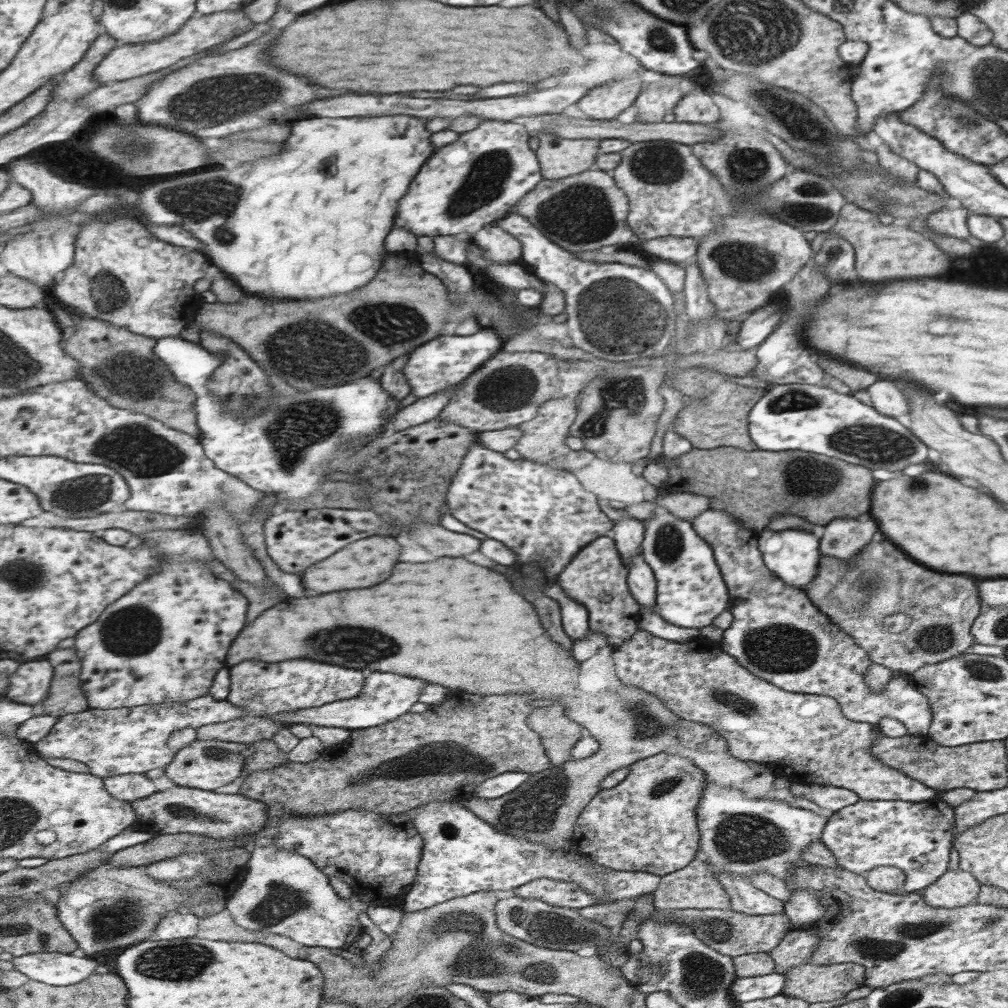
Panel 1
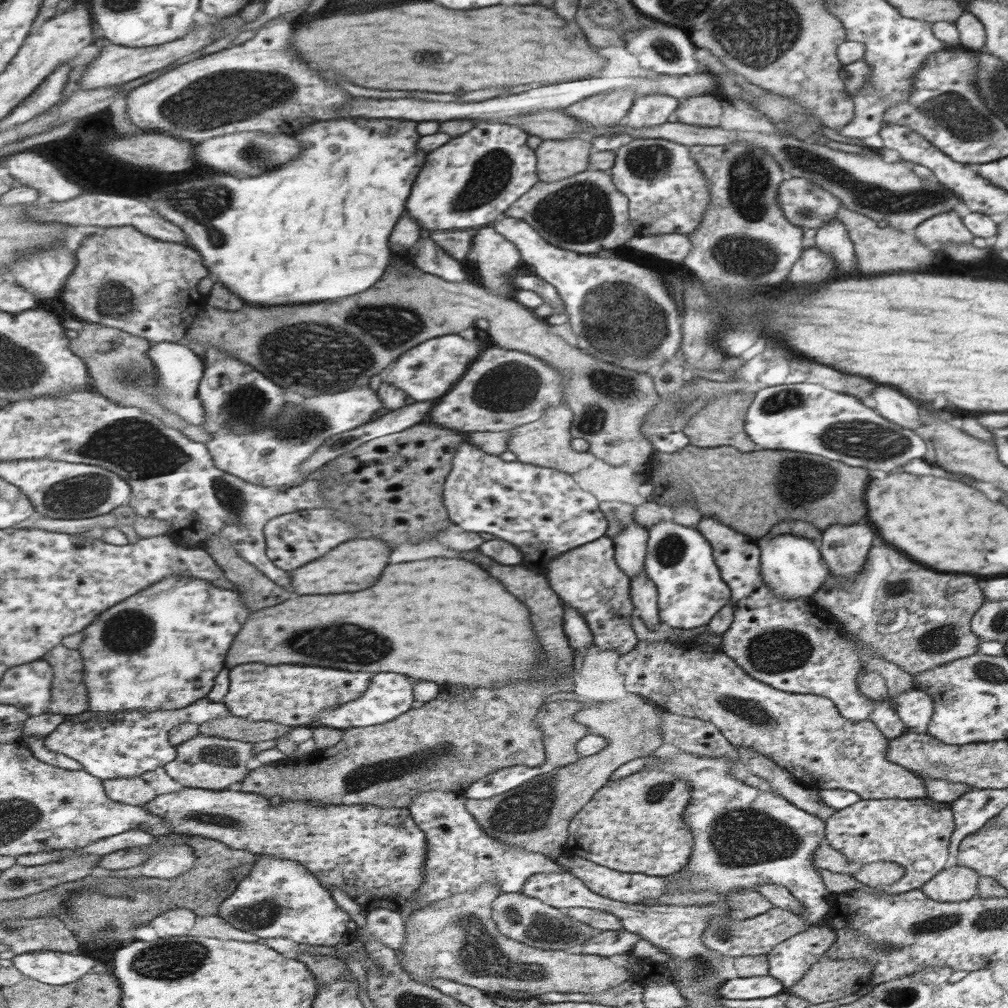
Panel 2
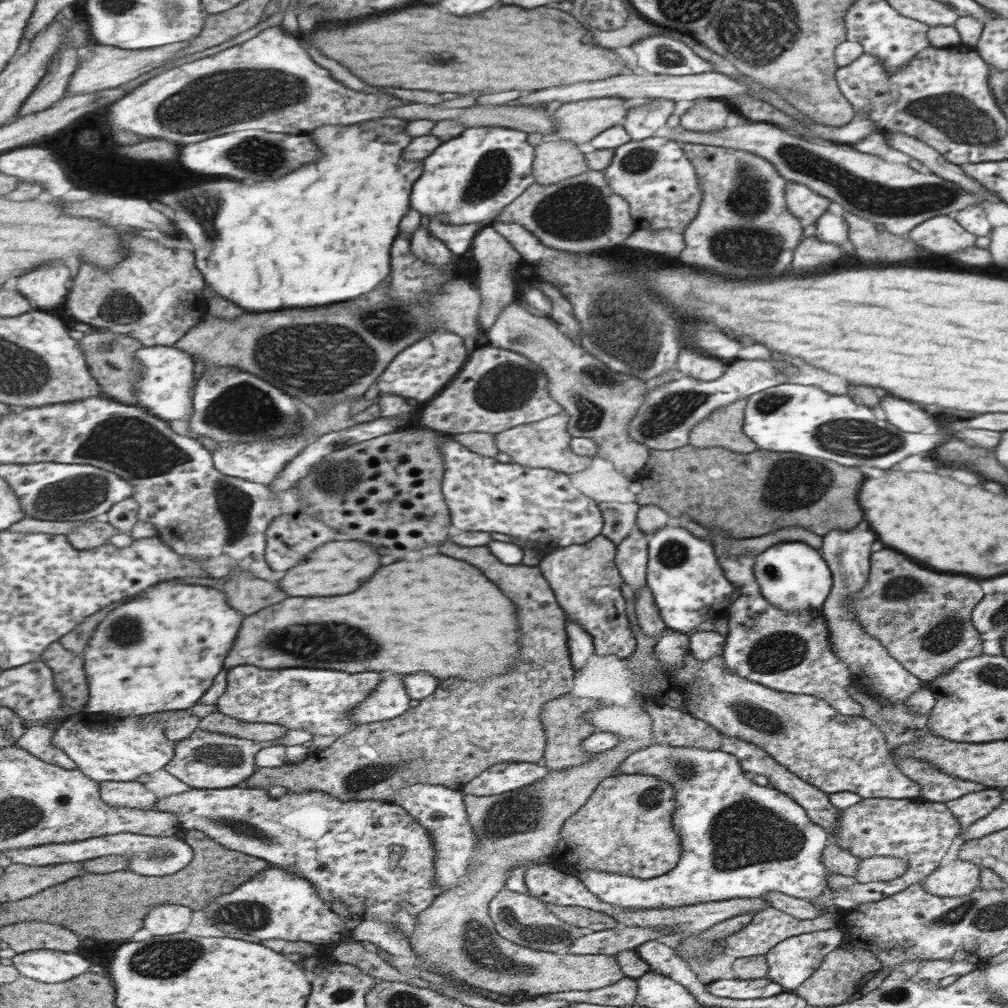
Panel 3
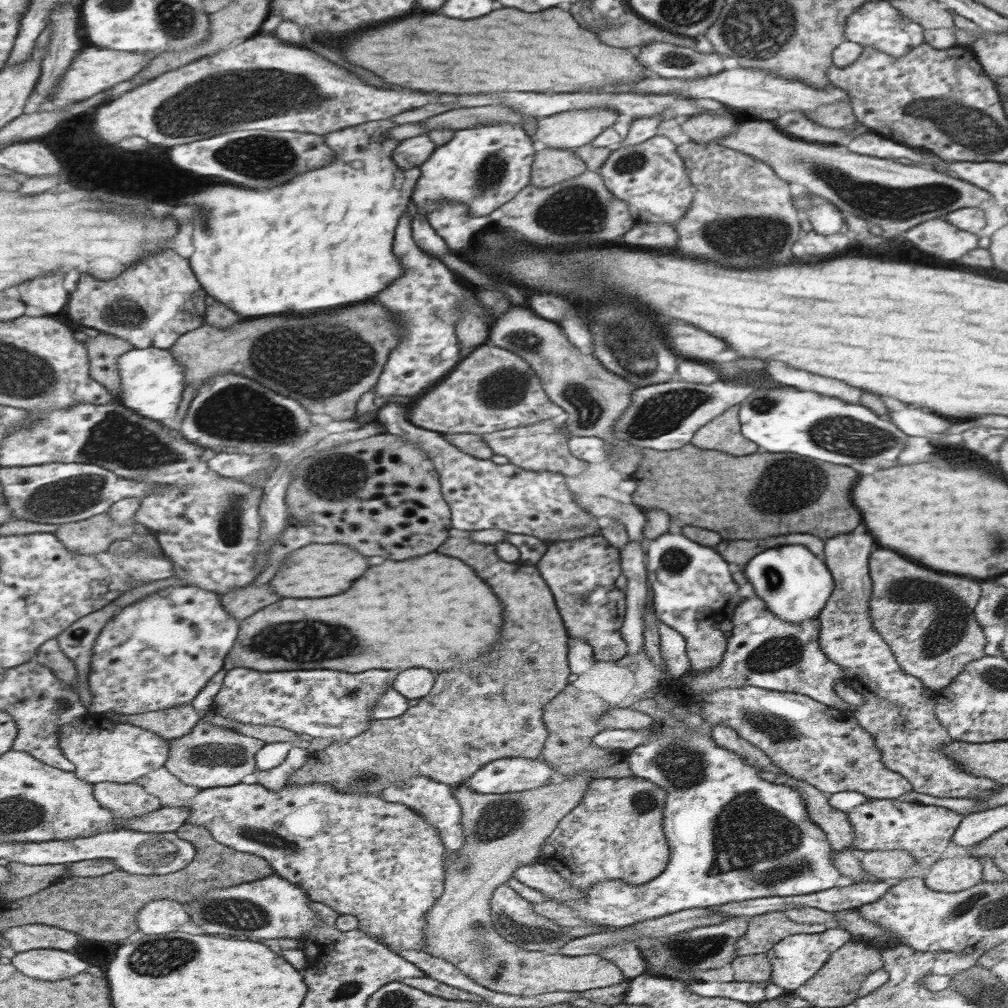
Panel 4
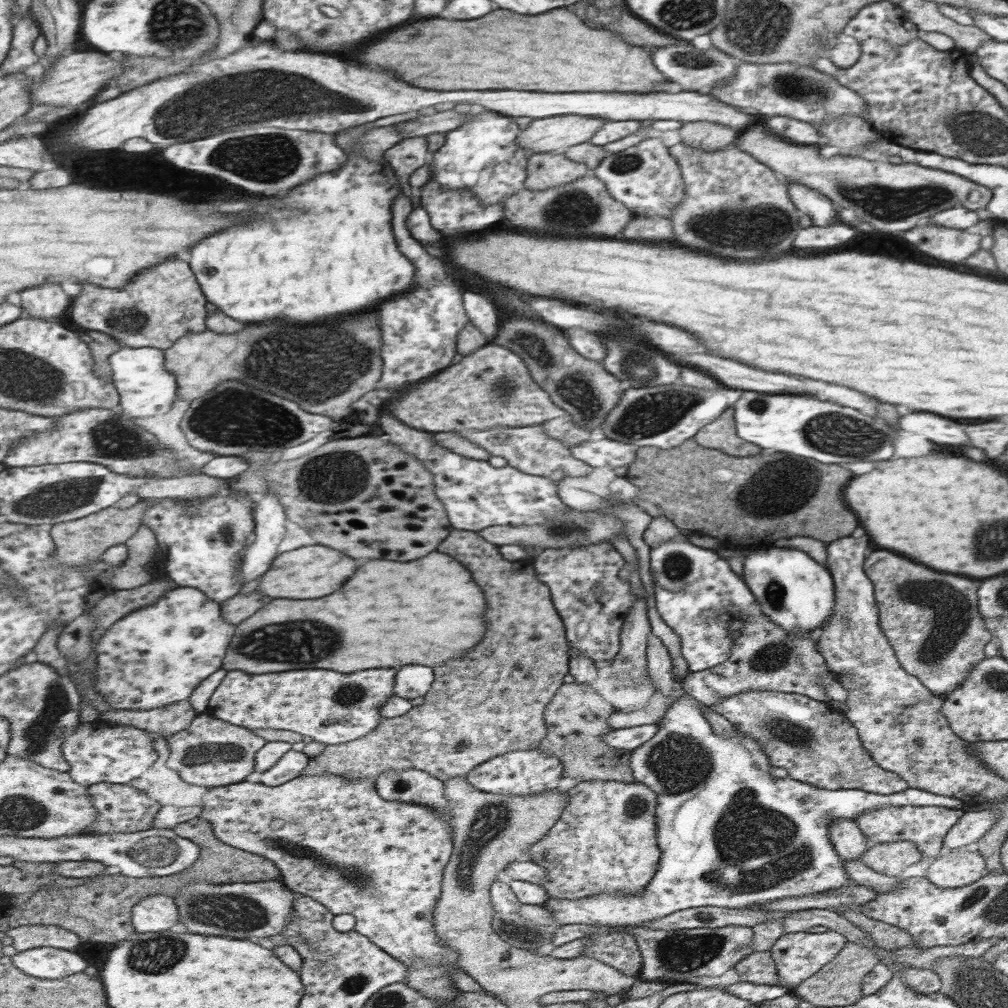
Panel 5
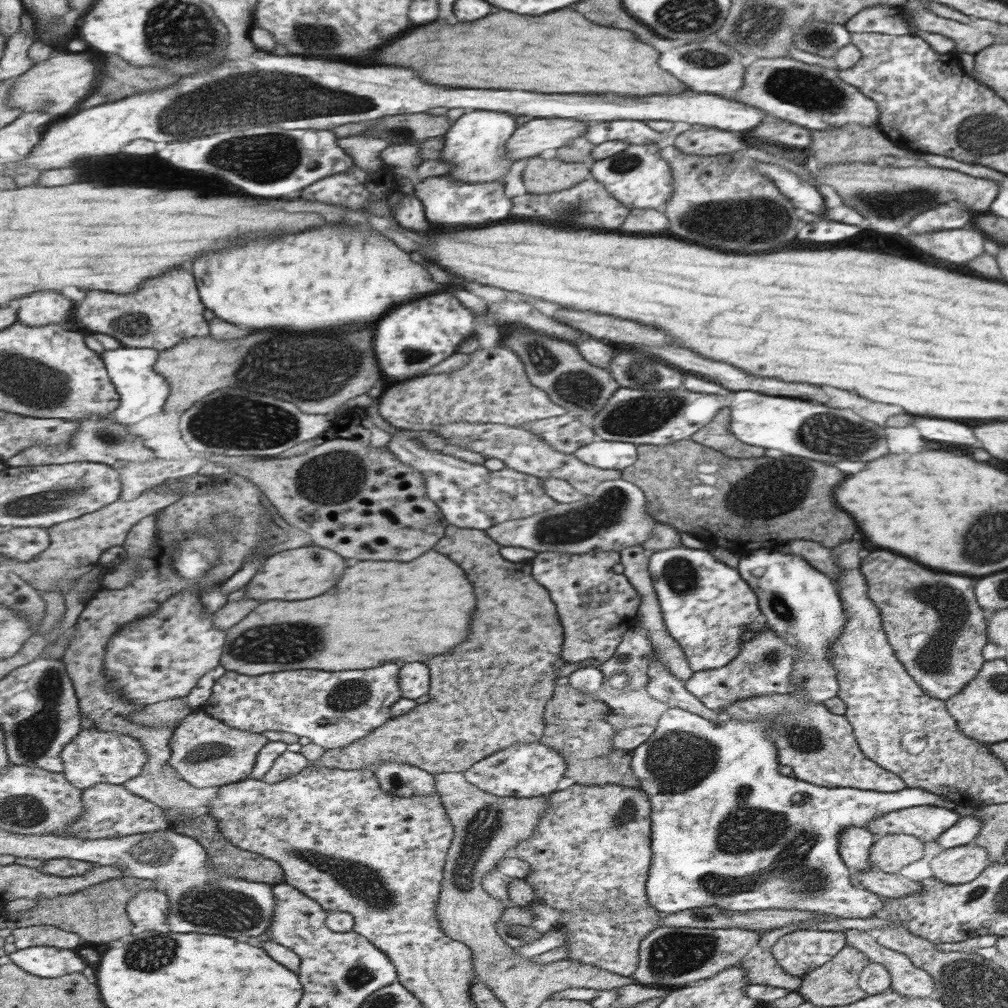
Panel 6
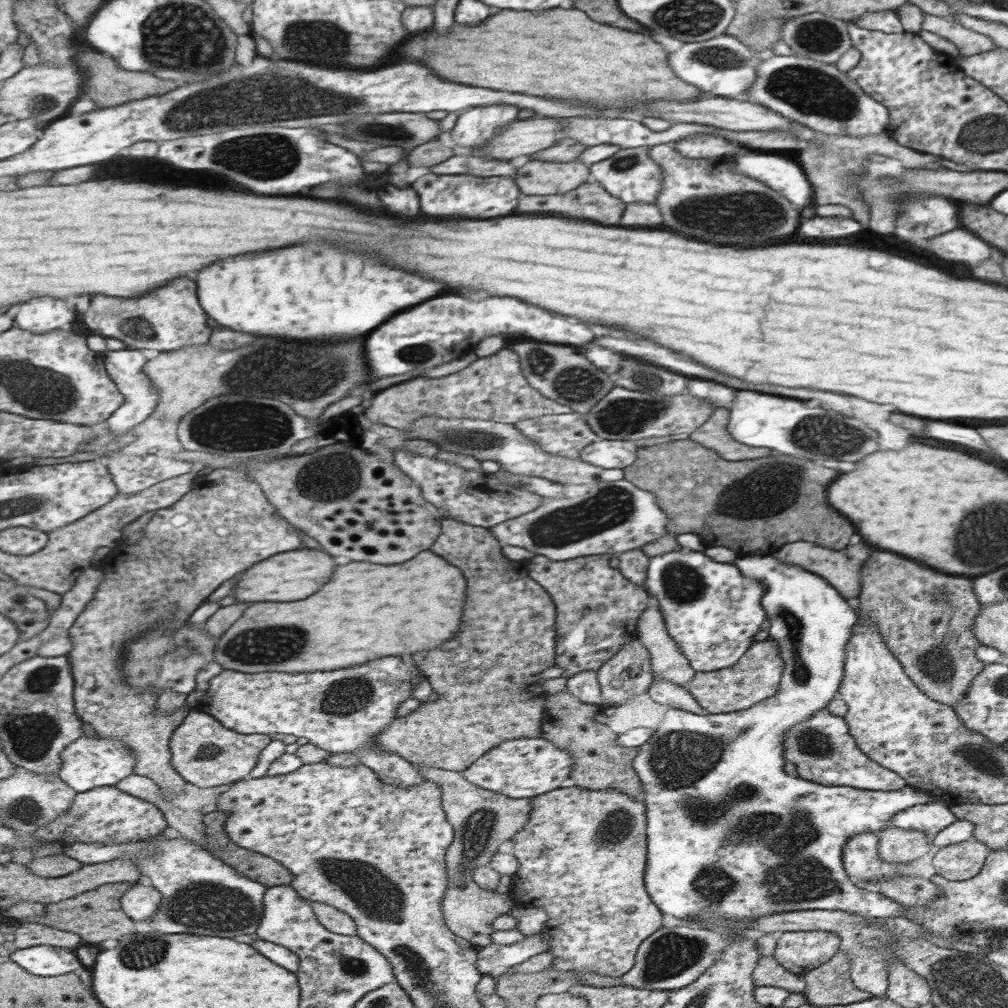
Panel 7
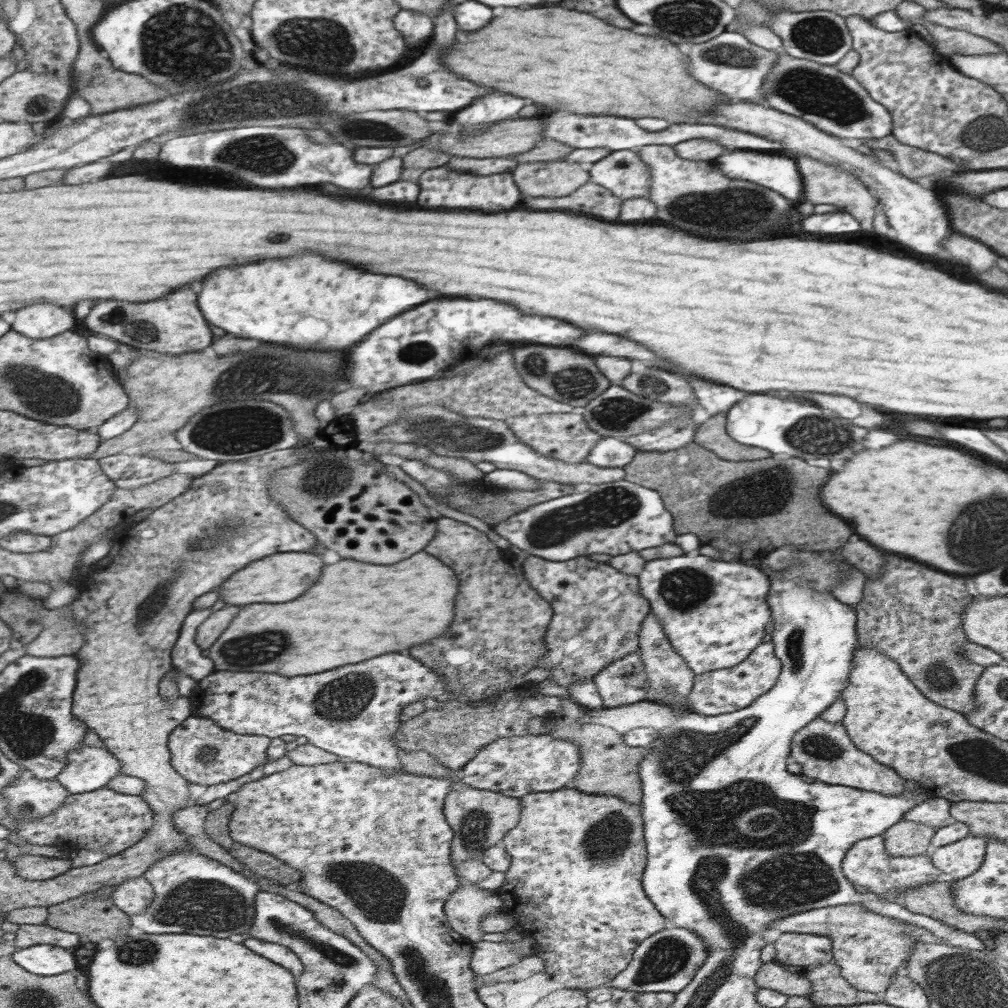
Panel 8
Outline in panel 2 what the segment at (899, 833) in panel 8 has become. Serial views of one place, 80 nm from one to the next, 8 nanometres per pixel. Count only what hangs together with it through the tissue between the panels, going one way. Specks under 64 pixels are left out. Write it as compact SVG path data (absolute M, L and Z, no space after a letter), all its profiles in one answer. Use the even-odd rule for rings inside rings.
M870 862L859 866L852 875L865 889L893 885L903 876L904 870L897 862Z

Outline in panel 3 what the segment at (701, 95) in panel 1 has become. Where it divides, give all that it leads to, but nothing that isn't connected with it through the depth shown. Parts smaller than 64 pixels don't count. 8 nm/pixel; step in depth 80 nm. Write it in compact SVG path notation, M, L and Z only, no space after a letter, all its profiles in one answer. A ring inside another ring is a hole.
M707 99L682 112L678 124L683 130L715 132L725 127L727 115L728 110L723 103L716 99Z

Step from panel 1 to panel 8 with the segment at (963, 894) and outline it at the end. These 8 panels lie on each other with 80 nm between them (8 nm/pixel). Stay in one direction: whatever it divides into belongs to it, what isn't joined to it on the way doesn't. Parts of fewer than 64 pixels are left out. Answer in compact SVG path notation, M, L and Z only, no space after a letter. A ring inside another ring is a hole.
M967 834L965 838L936 847L930 857L943 878L960 881L980 868L986 859L987 840L981 836Z

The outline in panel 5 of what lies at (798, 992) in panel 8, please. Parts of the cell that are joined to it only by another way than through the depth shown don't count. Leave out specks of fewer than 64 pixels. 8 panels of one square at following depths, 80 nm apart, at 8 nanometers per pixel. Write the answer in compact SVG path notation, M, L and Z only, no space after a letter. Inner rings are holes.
M767 950L751 952L740 958L733 967L737 978L743 982L775 985L778 979L775 963Z

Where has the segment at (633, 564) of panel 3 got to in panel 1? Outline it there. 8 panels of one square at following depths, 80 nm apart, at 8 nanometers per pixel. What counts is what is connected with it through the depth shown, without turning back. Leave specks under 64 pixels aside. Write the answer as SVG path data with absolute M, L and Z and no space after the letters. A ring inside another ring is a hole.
M622 517L614 522L611 531L618 553L622 555L624 565L628 566L631 558L640 554L644 531L642 521L633 517Z

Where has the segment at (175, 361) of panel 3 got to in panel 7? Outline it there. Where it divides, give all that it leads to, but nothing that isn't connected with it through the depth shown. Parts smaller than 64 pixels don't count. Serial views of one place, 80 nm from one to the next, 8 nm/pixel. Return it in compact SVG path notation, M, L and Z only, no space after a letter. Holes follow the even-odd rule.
M127 346L121 350L121 348L112 348L109 352L105 352L106 355L106 369L110 374L110 377L114 379L118 389L125 394L126 401L123 403L121 409L117 409L116 412L105 422L105 426L108 426L115 434L128 434L128 430L131 430L133 426L141 424L143 420L152 417L156 408L160 404L160 390L158 389L156 382L152 381L144 369L146 364L150 361L145 356L145 352L141 349L131 349Z

